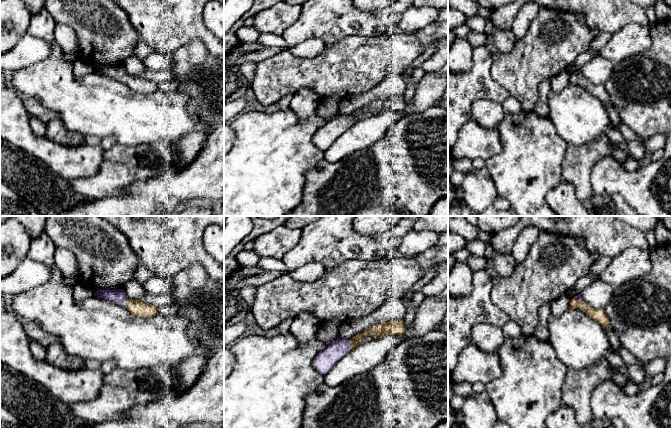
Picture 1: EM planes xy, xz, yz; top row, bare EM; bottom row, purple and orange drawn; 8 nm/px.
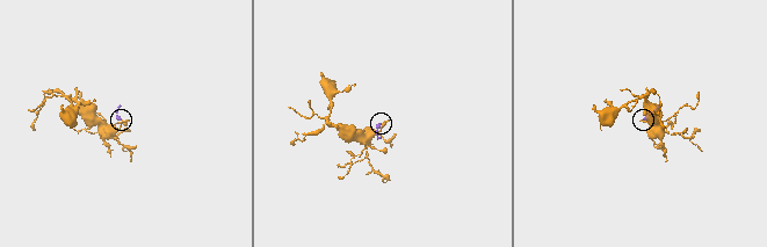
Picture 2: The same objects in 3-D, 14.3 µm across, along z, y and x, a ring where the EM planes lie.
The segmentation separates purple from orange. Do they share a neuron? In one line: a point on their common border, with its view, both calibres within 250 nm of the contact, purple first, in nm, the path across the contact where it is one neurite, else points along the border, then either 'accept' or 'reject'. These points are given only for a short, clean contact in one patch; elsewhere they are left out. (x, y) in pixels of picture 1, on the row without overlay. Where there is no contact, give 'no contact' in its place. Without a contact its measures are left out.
xz (349, 121) | 160/90 nm | across xz (325, 136), (340, 123), (349, 121), (368, 107), (376, 106) | accept

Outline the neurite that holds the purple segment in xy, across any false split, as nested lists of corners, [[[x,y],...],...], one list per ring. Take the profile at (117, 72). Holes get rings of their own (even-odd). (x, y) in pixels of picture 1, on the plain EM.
[[[123,65],[97,66],[94,71],[111,79],[124,82],[131,90],[138,93],[148,94],[158,90],[158,83],[139,76],[129,75]]]

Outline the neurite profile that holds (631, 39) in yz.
[[[630,23],[612,34],[611,39],[598,51],[598,56],[619,63],[624,59],[650,49],[653,39],[650,30],[653,24]]]

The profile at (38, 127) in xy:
[[[31,116],[29,119],[29,124],[33,133],[36,136],[39,136],[39,137],[46,136],[46,123],[41,121],[39,118],[35,116]]]

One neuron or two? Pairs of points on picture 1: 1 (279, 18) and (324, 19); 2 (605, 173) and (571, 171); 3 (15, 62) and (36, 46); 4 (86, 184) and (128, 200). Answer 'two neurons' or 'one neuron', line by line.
1: two neurons
2: two neurons
3: one neuron
4: two neurons

